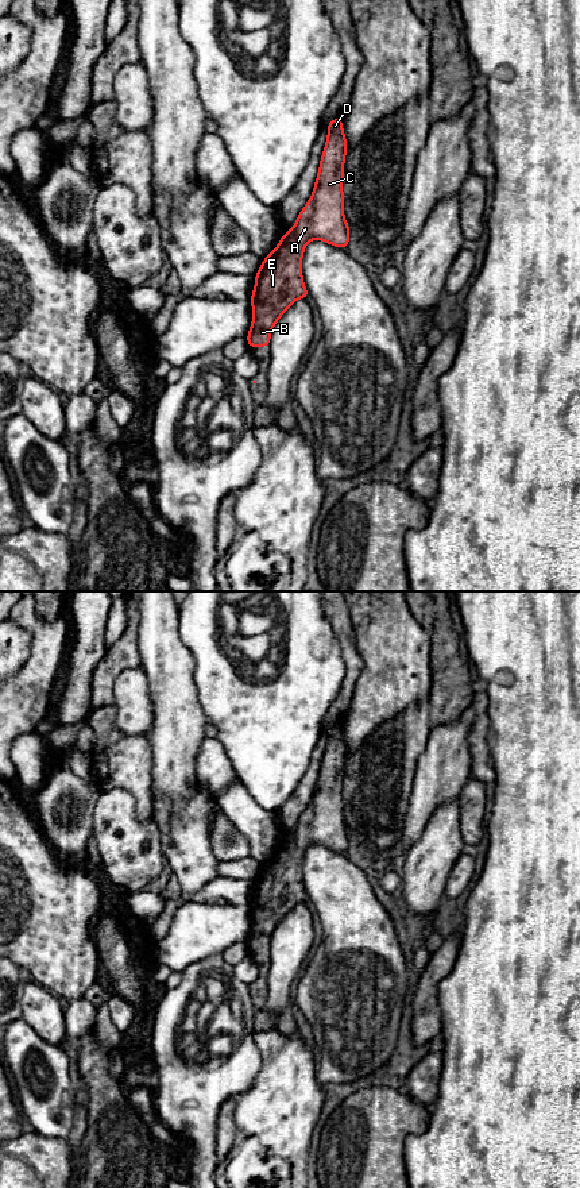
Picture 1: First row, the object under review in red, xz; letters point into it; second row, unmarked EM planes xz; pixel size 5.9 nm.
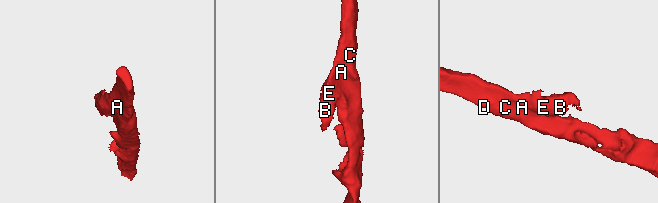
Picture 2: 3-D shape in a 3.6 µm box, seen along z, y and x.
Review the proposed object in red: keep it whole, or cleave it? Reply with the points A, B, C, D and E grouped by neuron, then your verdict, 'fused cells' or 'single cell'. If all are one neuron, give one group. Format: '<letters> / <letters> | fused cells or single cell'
A B C D E | single cell

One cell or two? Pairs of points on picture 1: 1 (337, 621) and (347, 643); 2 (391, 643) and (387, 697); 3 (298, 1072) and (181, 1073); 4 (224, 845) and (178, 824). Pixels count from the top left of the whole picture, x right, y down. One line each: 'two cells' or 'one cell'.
1: one cell
2: one cell
3: two cells
4: two cells

